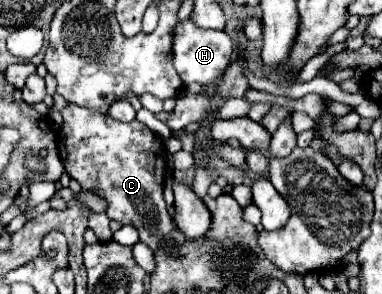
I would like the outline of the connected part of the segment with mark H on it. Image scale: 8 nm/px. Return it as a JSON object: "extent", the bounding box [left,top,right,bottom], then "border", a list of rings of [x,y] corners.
{"extent":[174,20,232,84],"border":[[[184,20],[176,26],[176,36],[174,36],[174,68],[178,76],[182,78],[184,84],[190,82],[200,82],[200,84],[212,84],[218,78],[224,76],[228,64],[232,62],[232,40],[226,32],[216,32],[216,30],[202,30],[194,26],[190,20]]]}

